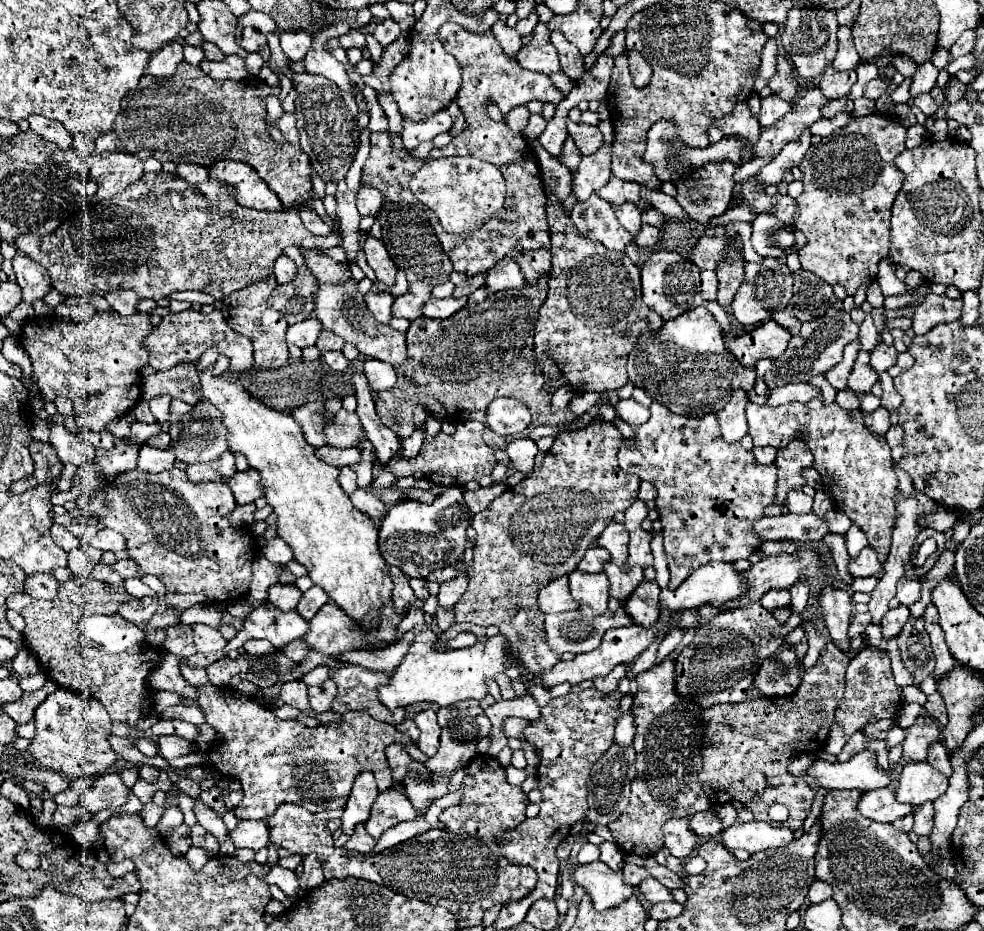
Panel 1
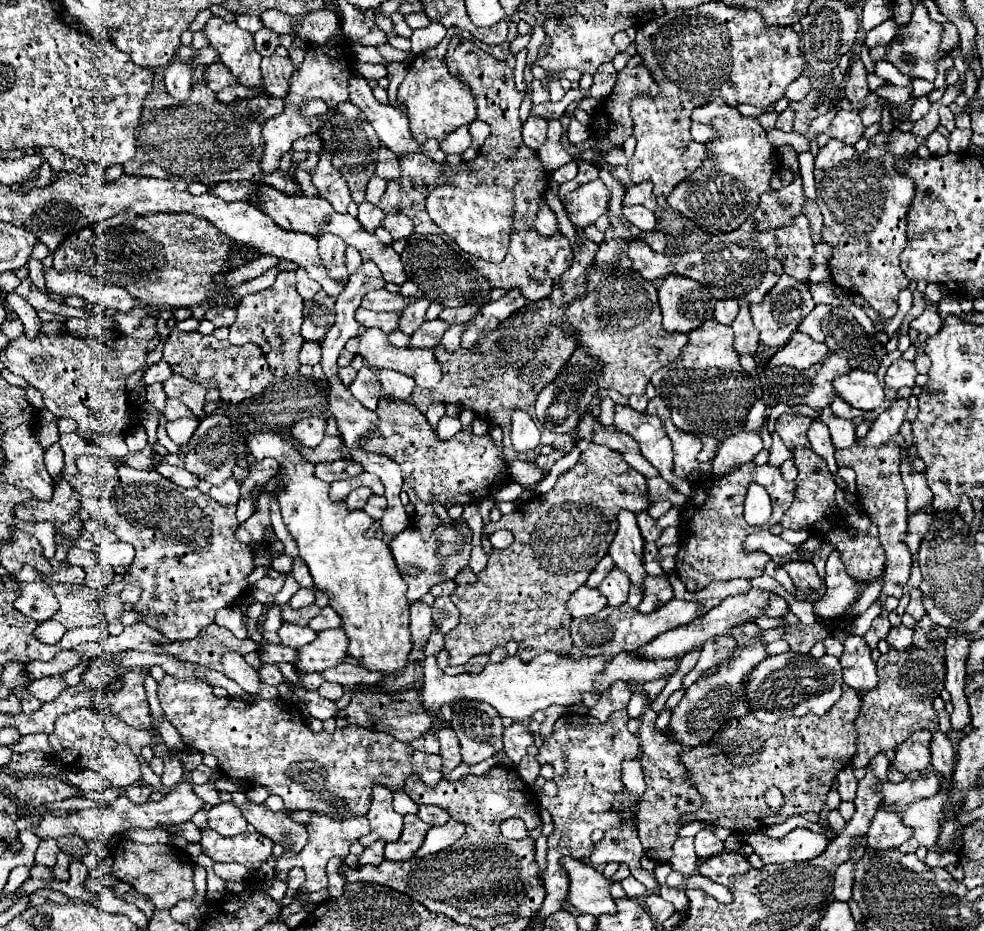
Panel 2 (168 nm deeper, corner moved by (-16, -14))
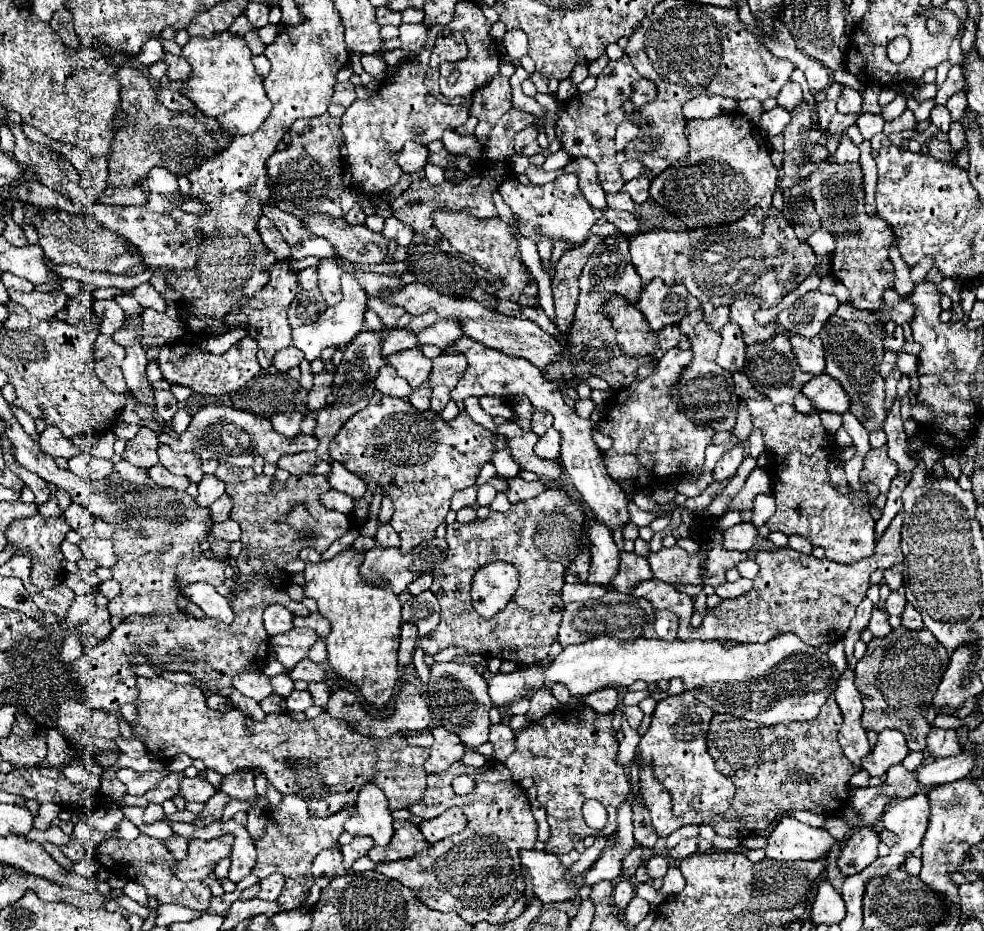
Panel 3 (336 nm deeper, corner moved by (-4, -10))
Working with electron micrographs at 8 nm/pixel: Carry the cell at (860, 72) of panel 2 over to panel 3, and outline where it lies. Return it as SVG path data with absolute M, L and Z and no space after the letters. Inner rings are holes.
M844 87L842 95L840 95L840 101L838 101L838 111L840 113L852 113L852 115L858 115L862 109L862 95L858 91L854 91L852 87Z

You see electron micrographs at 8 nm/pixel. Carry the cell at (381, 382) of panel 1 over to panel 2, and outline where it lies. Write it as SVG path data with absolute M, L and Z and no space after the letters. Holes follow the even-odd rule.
M382 369L380 371L380 383L382 383L384 393L394 401L408 401L410 393L414 389L414 379L412 377L404 375L404 373L398 373L398 371L392 371L392 369Z

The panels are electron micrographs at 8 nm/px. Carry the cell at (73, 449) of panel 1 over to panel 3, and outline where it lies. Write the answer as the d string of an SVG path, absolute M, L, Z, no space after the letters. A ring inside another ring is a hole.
M80 453L76 457L72 457L70 461L70 471L74 475L78 475L80 479L84 481L98 481L98 479L104 479L106 475L112 473L112 461L106 461L106 459L98 459L94 457L92 453Z

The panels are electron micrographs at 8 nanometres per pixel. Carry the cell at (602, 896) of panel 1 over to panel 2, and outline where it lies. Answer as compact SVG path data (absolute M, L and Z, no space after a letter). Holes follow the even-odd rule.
M568 857L562 859L562 865L570 877L570 893L568 901L580 911L590 915L616 915L616 903L610 895L612 881L606 879L598 869L584 865L582 861L572 861Z

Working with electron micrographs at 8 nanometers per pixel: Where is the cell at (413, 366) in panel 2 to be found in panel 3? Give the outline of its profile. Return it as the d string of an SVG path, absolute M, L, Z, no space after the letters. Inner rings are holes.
M420 349L400 351L394 357L388 357L386 361L392 367L396 367L398 375L408 379L408 383L412 387L420 387L428 379L428 375L432 371L432 359L424 357L424 353Z

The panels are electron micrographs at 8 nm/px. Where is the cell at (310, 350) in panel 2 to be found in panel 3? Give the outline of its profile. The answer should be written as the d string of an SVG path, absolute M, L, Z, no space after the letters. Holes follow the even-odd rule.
M286 347L286 349L280 349L276 355L274 355L274 361L272 365L280 371L280 373L286 373L290 367L296 367L300 365L300 361L304 359L304 355L300 355L300 351L296 351L296 347Z

